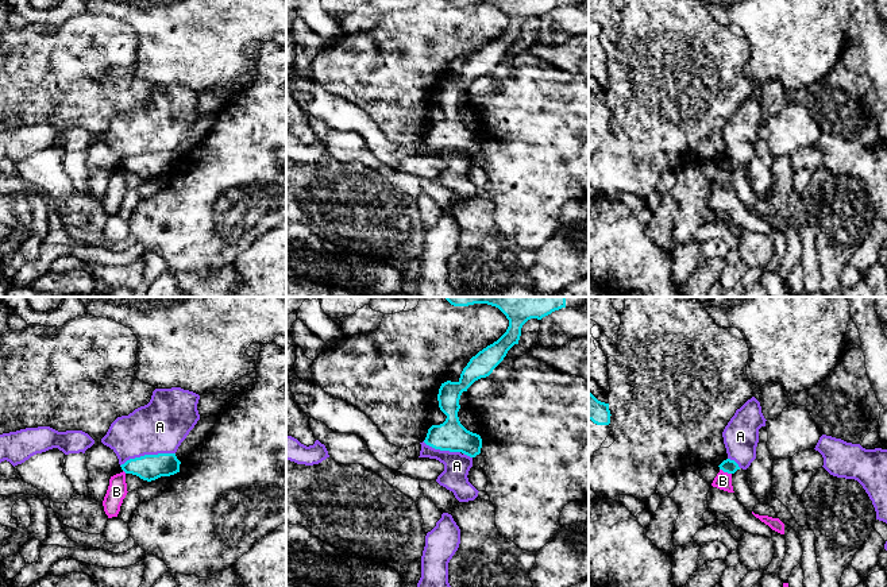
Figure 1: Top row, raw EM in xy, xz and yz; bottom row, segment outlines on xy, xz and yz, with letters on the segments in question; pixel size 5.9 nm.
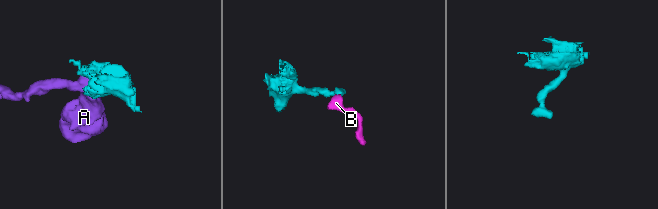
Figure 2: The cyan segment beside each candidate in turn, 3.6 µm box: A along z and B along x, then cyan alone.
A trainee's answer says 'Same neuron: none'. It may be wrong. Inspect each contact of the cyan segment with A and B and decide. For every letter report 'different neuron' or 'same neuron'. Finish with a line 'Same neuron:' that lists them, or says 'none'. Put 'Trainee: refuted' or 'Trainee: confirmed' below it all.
A: different neuron
B: different neuron
Same neuron: none
Trainee: confirmed

